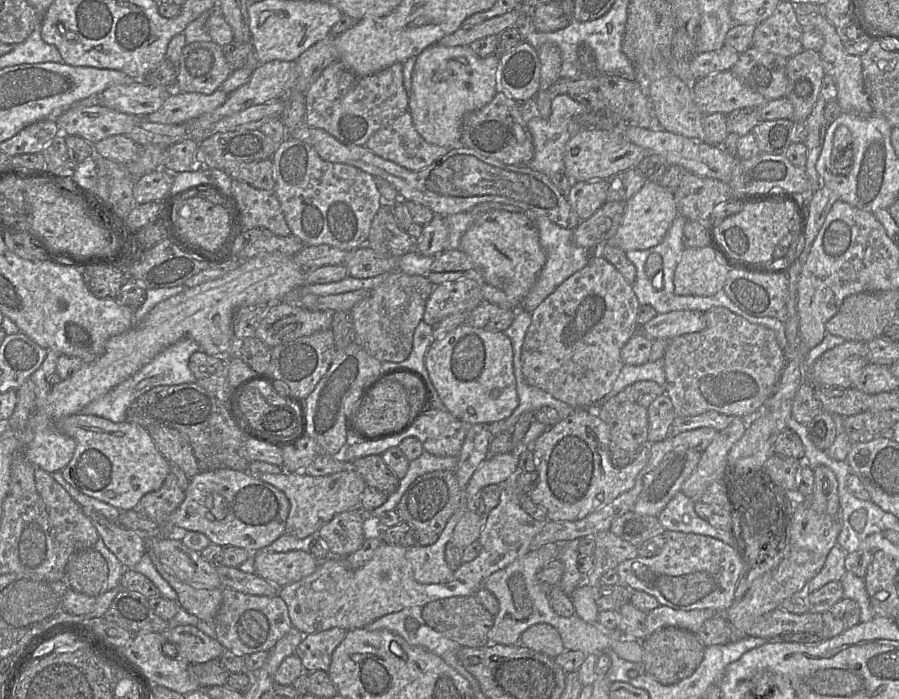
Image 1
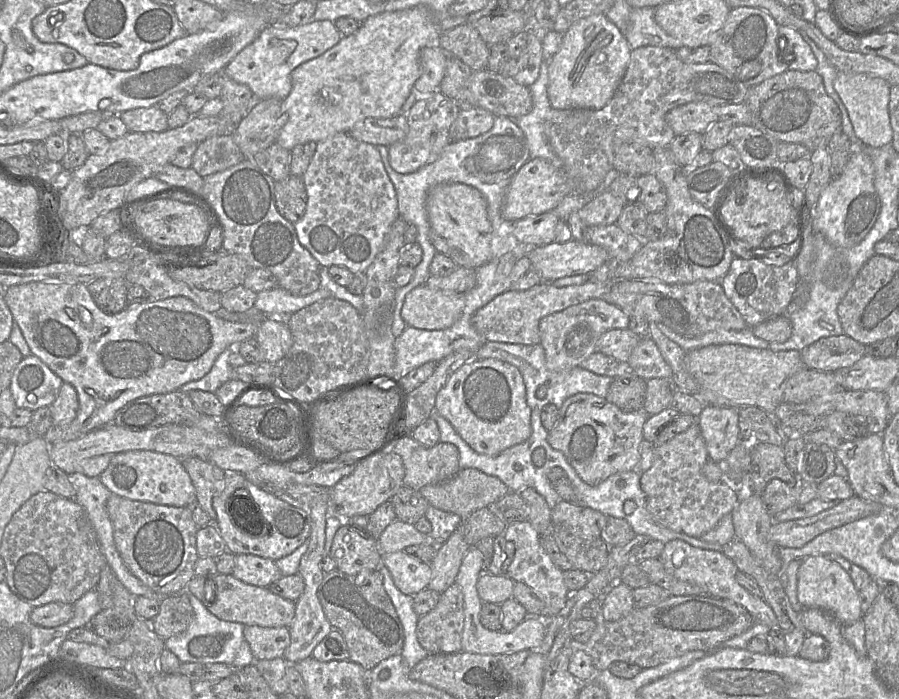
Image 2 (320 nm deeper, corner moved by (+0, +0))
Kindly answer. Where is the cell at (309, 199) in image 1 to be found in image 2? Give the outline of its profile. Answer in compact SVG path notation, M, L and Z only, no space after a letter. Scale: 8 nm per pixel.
M337 133L316 145L315 154L301 177L307 192L306 210L293 226L300 244L320 266L343 266L355 275L363 275L381 251L387 233L399 217L394 186L374 145L354 139L347 133Z

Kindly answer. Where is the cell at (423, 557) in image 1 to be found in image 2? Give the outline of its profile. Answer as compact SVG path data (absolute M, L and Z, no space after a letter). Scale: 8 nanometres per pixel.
M404 551L383 554L382 564L388 568L396 587L406 595L416 595L431 581L432 566Z

